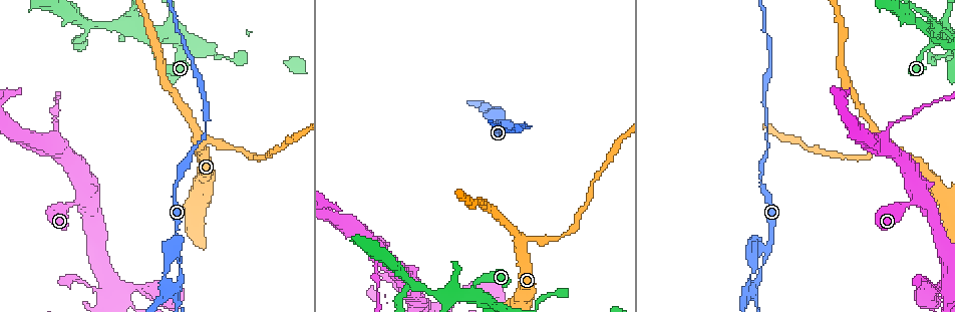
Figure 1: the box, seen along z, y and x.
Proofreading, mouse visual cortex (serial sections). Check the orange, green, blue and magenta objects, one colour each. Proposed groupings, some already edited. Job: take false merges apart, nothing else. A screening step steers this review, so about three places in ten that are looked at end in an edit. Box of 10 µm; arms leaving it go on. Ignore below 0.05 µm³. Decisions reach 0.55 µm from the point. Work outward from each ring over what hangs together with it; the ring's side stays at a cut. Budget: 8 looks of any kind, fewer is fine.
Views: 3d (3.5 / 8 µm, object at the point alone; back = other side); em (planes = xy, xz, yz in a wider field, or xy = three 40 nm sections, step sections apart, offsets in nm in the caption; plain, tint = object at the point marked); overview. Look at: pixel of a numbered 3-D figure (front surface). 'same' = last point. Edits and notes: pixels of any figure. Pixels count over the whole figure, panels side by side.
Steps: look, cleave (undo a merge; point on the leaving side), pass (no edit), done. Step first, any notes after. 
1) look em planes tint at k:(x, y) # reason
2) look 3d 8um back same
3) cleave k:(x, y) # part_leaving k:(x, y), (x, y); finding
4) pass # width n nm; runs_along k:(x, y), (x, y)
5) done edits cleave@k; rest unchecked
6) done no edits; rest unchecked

look 3d 3.5um at 1:(767, 249) # sharp bend

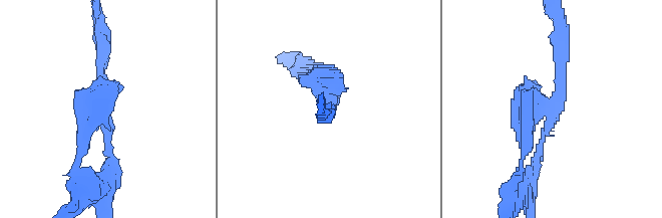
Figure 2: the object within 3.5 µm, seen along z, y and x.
look em xy step 2 tint at 2:(554, 106) # shape alone is not enough

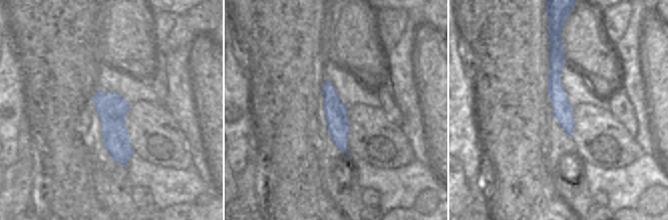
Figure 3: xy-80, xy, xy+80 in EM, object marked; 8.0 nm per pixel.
cleave 2:(82, 100) # a second cell is stuck on

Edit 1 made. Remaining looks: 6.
look 3d 8um at 1:(53, 139) # abrupt turn

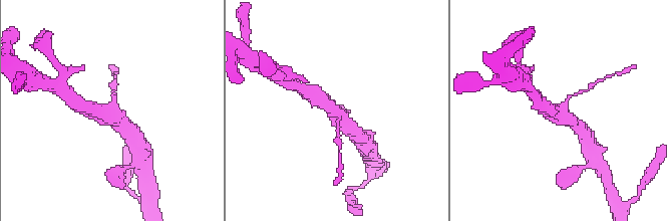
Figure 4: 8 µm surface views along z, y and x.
look 3d 3.5um same # closer look

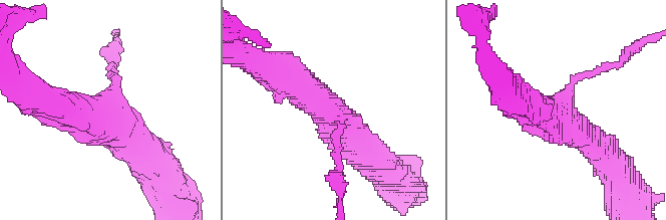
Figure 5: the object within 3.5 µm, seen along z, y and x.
look em xy step 2 tint at 5:(108, 107) # arms 3; arm_widths 150, 500, 500 nm; need the tissue

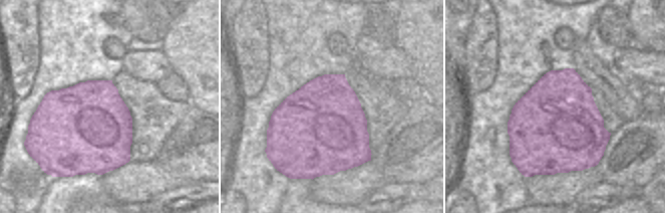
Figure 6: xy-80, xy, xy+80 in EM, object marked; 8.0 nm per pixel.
pass # runs_along 5:(370, 156), (327, 108), (277, 70); continuous, no second cell

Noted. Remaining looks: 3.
look 3d 3.5um back at 1:(198, 138) # abrupt turn

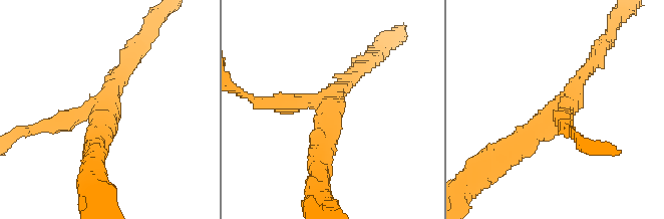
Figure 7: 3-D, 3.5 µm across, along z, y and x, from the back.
pass # runs_along 7:(513, 148), (554, 120), (595, 57); all the same cell

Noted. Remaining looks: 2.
done edits cleave@2; rest unchecked

